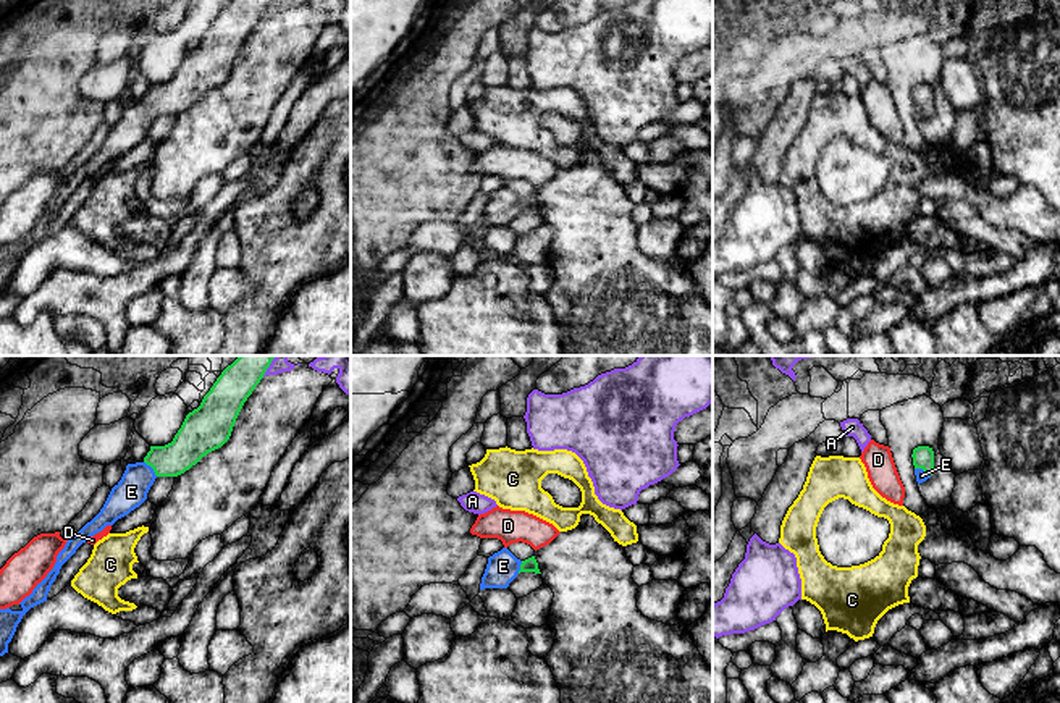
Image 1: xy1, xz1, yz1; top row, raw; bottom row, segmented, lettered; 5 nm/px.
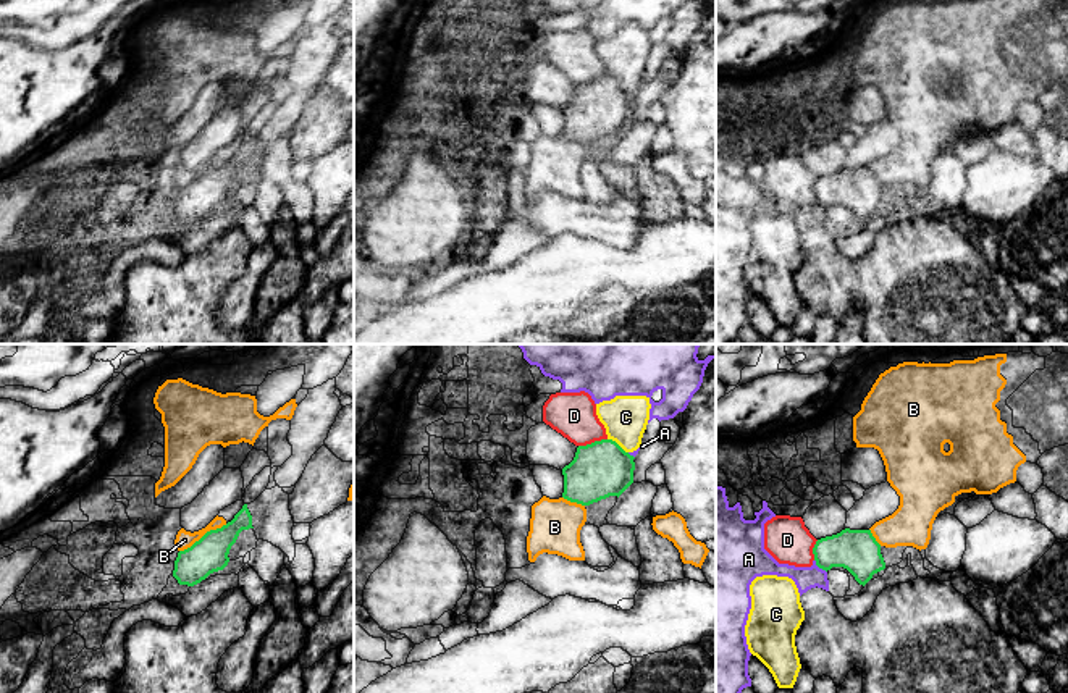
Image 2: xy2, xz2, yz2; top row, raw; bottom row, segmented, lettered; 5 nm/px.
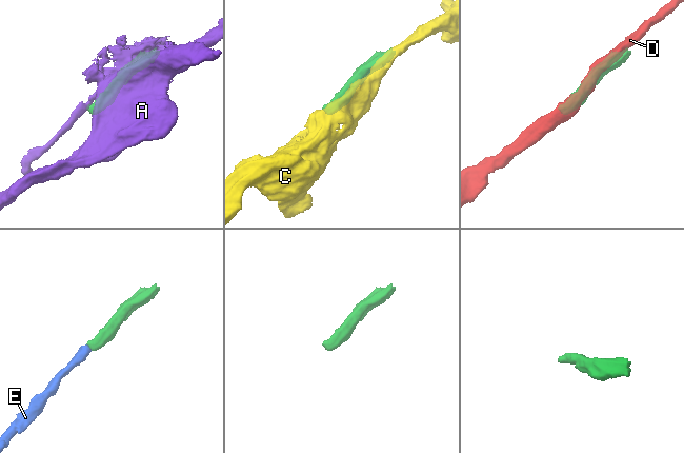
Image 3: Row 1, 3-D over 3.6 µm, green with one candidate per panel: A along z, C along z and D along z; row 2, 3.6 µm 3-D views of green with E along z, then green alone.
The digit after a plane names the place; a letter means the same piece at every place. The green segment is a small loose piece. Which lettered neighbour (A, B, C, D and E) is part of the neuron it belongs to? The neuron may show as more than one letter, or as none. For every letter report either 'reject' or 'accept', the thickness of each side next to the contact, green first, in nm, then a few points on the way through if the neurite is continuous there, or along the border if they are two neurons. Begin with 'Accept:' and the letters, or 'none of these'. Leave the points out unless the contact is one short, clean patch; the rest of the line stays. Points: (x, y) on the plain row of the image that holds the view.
Accept: E
A: reject; calibres 200 and 120 nm
B: reject; calibres 180 and 90 nm; border xy2 (227, 162), (207, 168), (180, 189)
C: reject; calibres 280 and 220 nm; border xz2 (608, 76), (614, 78), (627, 91)
D: reject; calibres 280 and 220 nm
E: accept; calibres 190 and 160 nm; way xy1 (194, 78), (176, 96), (152, 105), (131, 130)

